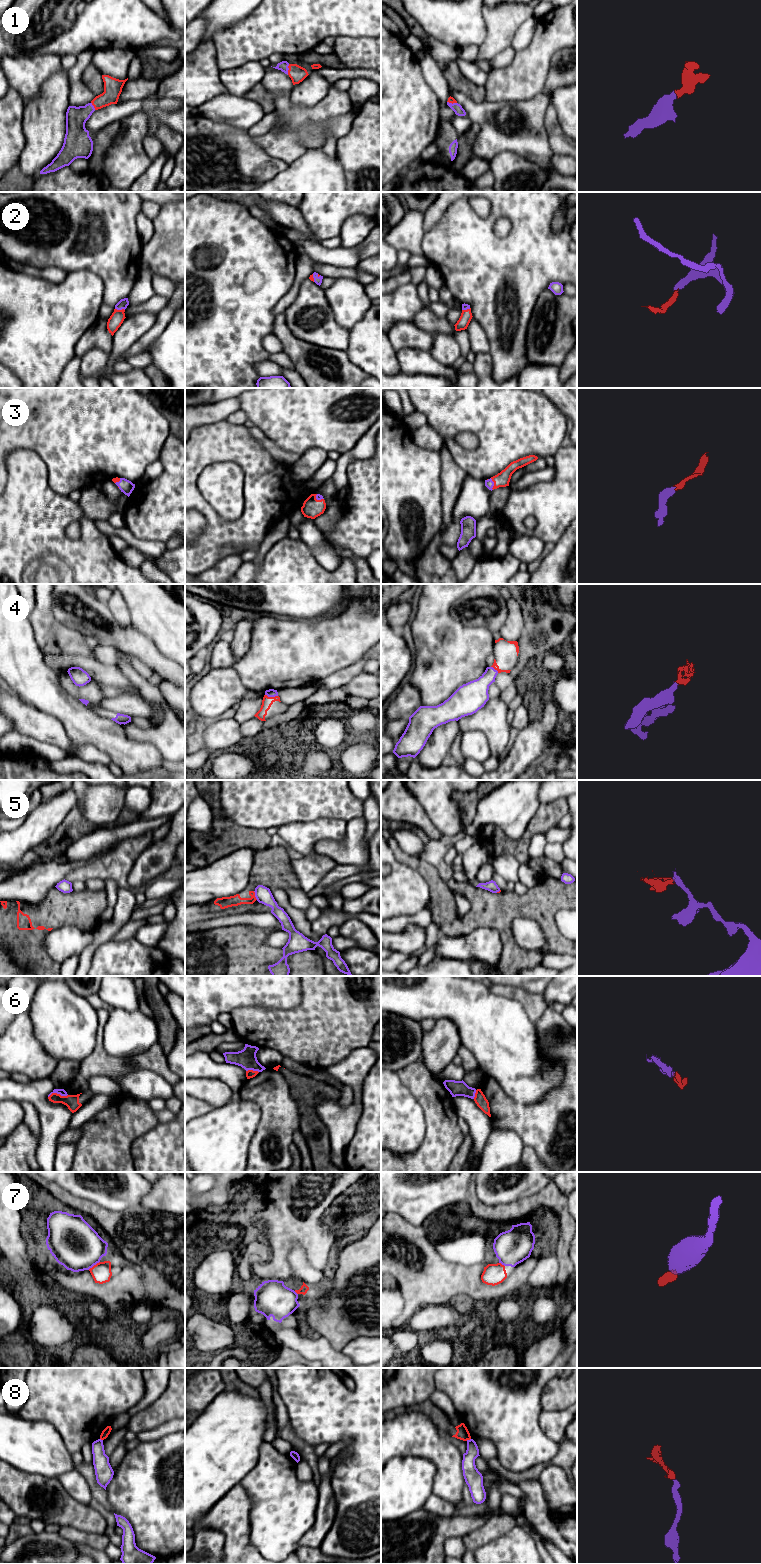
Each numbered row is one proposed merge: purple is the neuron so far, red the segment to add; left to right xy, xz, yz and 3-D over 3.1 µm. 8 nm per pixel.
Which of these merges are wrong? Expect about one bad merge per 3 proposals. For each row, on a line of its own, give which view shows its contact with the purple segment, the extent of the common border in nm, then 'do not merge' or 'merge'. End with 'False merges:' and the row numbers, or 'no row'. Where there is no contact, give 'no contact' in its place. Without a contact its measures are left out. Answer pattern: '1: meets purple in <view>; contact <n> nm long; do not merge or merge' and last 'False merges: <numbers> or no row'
1: meets purple in xz; contact 90 nm long; merge
2: meets purple in xy; contact 80 nm long; merge
3: meets purple in yz; contact 100 nm long; merge
4: meets purple in xz; contact 110 nm long; merge
5: meets purple in xz; contact 80 nm long; do not merge
6: meets purple in xy; contact 160 nm long; merge
7: meets purple in xy; contact 120 nm long; merge
8: meets purple in yz; contact 40 nm long; do not merge
False merges: 5, 8

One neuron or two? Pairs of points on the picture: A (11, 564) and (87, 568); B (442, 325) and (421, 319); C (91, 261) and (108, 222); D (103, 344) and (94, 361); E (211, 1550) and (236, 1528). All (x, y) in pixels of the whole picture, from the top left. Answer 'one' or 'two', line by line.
A: one
B: one
C: one
D: two
E: two

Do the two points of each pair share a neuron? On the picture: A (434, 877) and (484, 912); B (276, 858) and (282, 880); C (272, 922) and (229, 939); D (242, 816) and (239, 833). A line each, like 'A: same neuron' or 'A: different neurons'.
A: same neuron
B: same neuron
C: different neurons
D: different neurons

